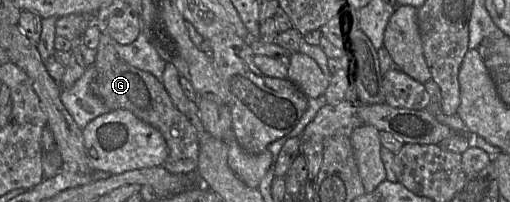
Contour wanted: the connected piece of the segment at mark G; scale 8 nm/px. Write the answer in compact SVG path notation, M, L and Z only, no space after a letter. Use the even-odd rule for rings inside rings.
M101 33L94 62L96 75L91 83L92 92L111 110L129 110L162 134L168 147L168 156L163 164L167 171L181 174L195 173L199 162L197 131L189 119L176 108L162 81L150 72L128 64L118 56L117 43L110 35Z

